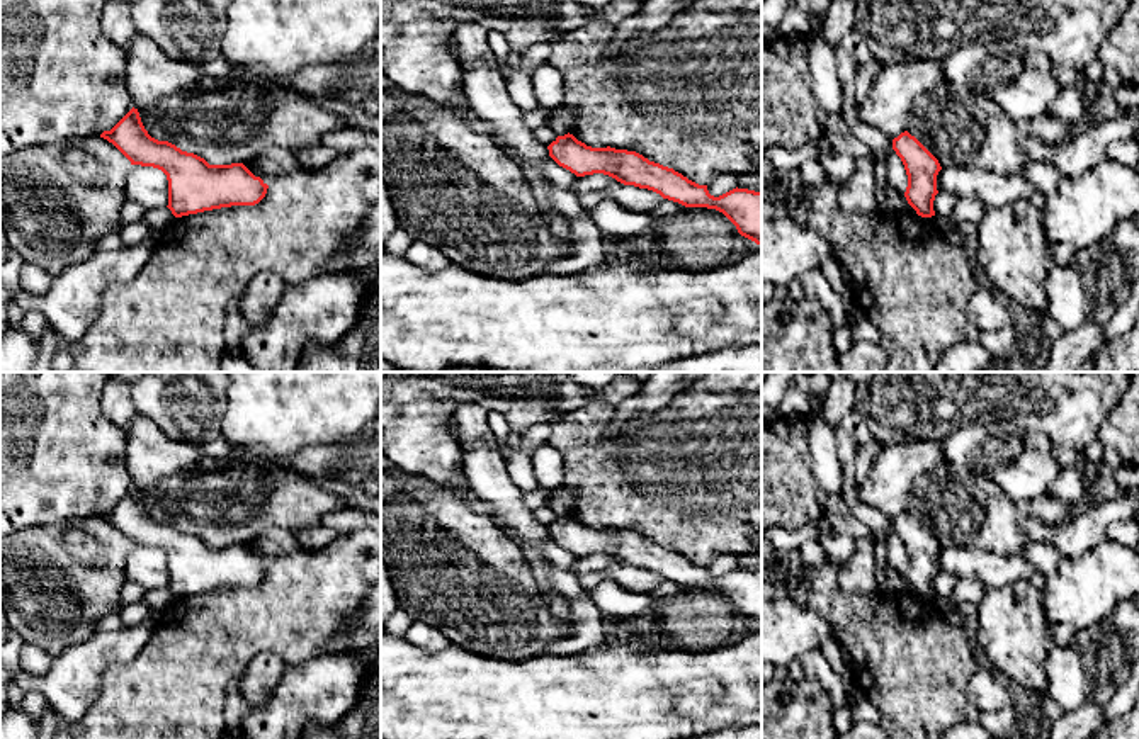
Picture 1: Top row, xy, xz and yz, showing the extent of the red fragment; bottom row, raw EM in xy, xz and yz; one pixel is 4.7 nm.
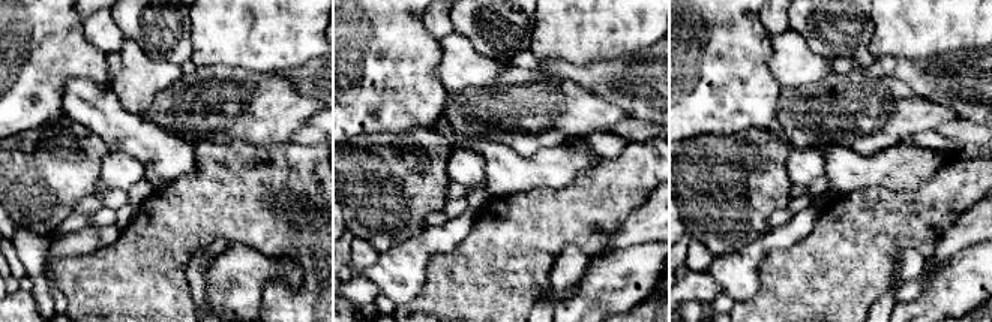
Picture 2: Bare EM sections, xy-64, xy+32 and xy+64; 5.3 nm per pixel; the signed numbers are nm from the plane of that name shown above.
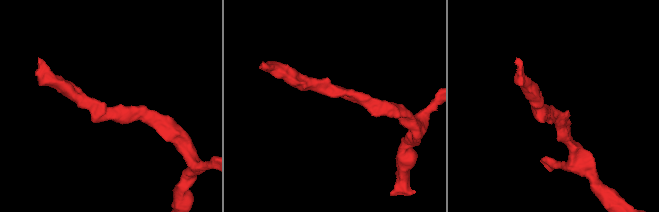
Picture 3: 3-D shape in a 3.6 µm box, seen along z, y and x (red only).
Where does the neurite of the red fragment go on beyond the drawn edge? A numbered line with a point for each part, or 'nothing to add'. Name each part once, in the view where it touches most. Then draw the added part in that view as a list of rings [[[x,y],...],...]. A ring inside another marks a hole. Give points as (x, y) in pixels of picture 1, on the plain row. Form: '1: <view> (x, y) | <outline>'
nothing to add

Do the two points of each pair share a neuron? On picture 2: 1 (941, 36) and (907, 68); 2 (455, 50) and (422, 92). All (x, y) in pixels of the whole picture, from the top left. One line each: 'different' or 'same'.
1: different
2: different

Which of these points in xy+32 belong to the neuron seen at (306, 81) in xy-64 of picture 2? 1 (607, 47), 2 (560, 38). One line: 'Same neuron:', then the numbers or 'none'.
Same neuron: none

